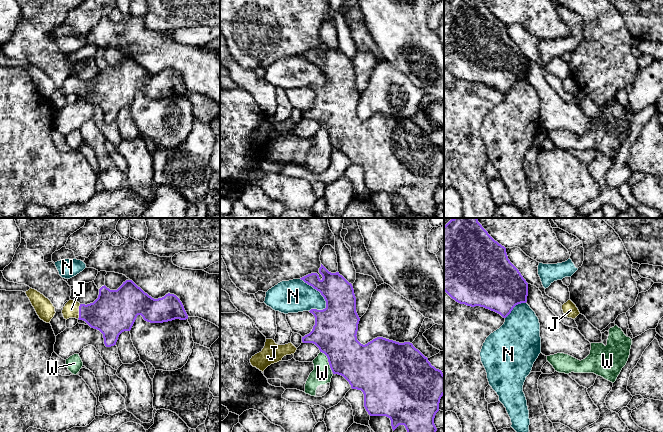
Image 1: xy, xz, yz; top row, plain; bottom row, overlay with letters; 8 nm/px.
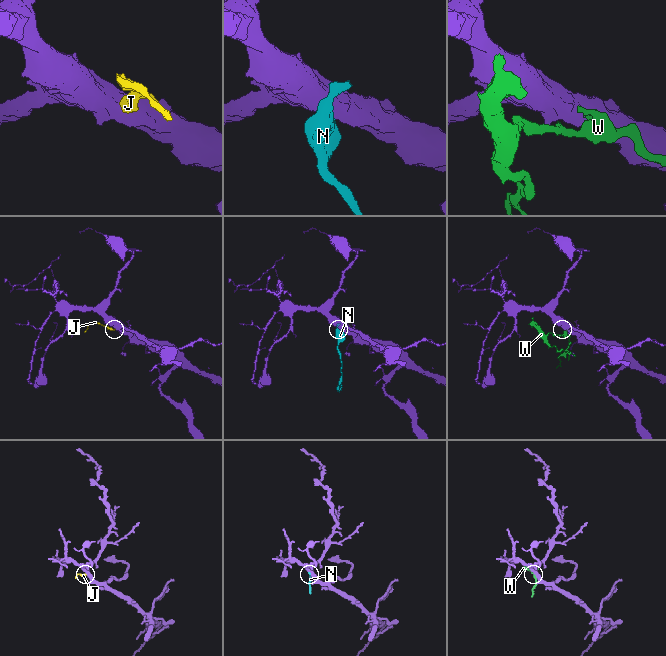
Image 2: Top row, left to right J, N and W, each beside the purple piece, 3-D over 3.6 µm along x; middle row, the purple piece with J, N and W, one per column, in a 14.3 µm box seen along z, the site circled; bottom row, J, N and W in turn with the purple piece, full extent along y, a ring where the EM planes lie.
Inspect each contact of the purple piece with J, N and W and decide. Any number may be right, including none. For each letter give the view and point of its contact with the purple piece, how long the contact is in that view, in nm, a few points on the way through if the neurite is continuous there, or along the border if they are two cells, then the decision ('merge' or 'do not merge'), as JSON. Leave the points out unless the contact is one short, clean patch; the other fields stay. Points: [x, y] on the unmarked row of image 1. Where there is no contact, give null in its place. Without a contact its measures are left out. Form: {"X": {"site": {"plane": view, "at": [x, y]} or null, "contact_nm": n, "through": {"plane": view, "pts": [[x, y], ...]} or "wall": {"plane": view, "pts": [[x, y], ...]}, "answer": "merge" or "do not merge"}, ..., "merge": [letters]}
{"J": {"site": {"plane": "xy", "at": [79, 87]}, "contact_nm": 120, "through": {"plane": "xy", "pts": [[110, 89], [86, 89], [79, 87], [71, 85]]}, "answer": "merge"}, "N": {"site": {"plane": "xz", "at": [318, 66]}, "contact_nm": 320, "answer": "do not merge"}, "W": {"site": {"plane": "xz", "at": [326, 131]}, "contact_nm": 110, "wall": {"plane": "xz", "pts": [[320, 127], [326, 132], [328, 137]]}, "answer": "do not merge"}, "merge": ["J"]}

